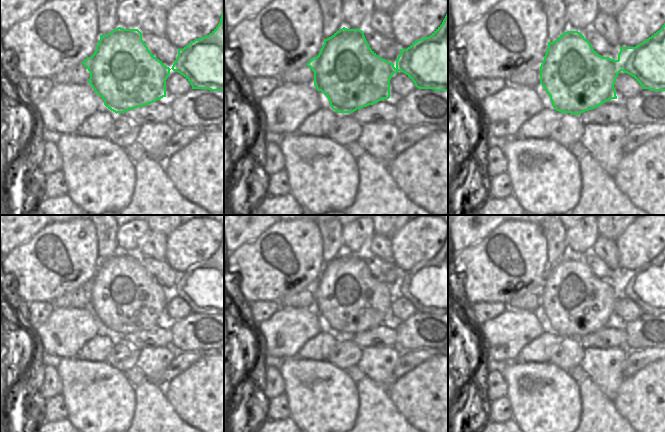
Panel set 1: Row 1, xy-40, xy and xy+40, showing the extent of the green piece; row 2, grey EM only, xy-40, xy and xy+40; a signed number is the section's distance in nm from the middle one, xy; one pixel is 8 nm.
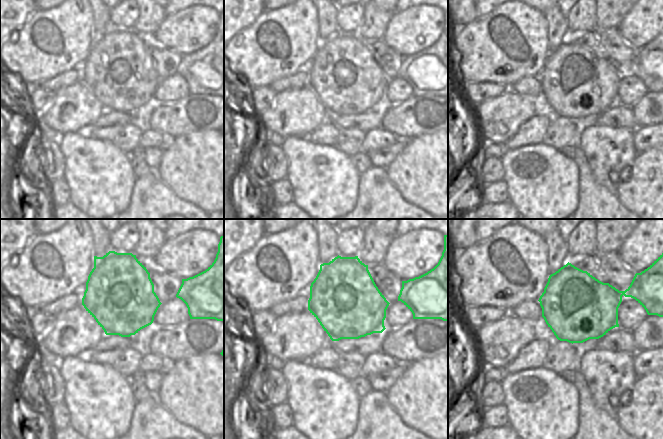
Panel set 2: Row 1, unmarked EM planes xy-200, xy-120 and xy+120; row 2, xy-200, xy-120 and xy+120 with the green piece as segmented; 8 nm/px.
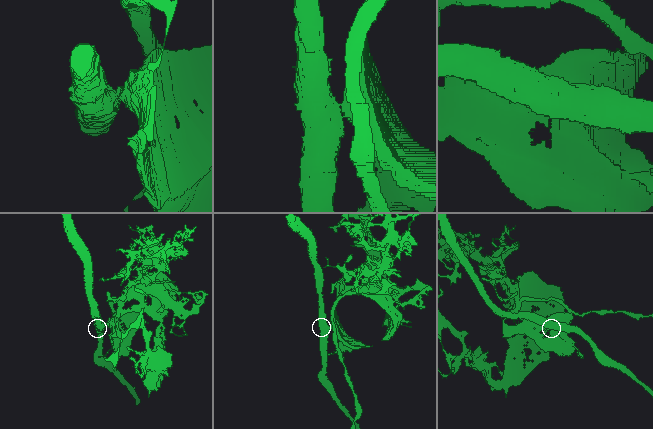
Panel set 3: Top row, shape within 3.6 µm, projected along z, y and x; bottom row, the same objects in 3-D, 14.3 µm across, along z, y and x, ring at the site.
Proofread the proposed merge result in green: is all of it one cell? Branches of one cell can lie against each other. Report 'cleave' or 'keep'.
cleave

